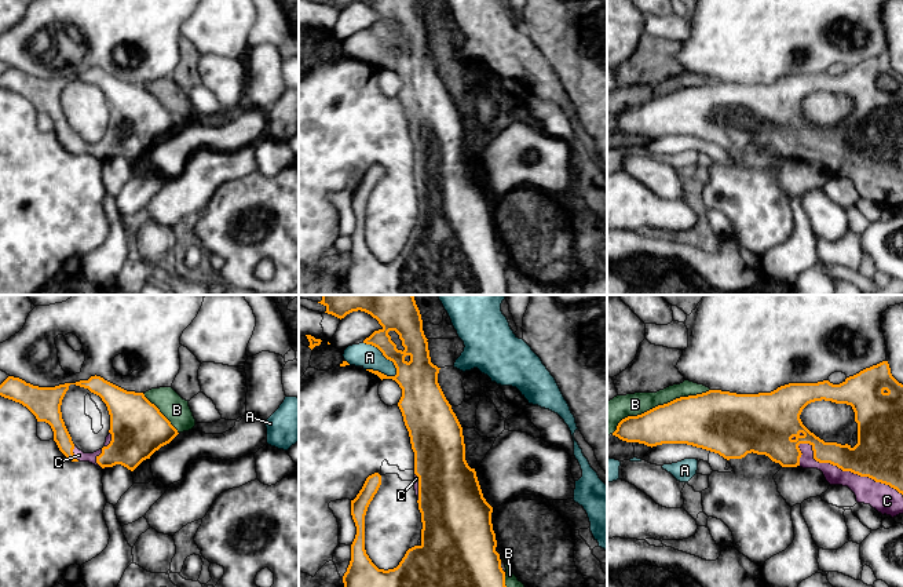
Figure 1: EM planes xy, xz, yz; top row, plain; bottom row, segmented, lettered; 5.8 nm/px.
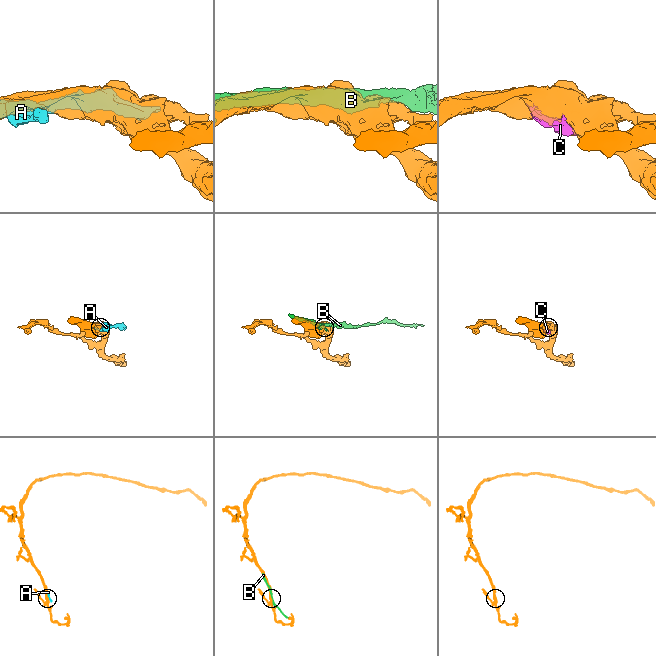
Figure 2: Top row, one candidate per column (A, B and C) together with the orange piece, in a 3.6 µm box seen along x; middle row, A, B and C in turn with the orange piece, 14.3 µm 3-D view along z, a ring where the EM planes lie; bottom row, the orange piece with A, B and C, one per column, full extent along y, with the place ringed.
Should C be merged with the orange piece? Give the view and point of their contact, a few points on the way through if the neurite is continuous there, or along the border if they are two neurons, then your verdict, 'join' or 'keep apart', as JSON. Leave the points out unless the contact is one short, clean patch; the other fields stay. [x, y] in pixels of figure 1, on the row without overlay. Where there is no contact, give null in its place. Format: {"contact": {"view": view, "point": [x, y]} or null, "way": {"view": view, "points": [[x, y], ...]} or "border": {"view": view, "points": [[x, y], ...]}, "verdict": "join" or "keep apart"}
{"contact": {"view": "yz", "point": [845, 161]}, "verdict": "join"}

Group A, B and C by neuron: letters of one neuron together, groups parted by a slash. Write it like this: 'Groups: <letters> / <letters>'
Groups: A / B / C

